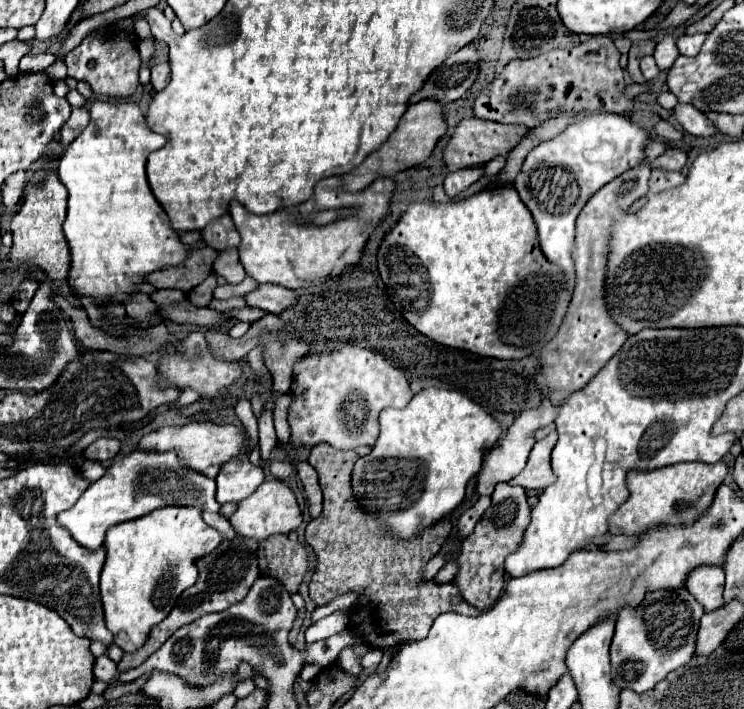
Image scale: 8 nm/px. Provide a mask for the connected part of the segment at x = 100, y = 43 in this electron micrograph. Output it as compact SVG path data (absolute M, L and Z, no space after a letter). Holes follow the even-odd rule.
M115 28L105 36L91 32L83 38L83 42L75 50L71 50L63 58L63 62L67 64L67 76L75 78L77 82L79 80L87 82L97 96L131 98L135 94L135 88L139 86L141 58L135 48L135 32L123 32L121 28ZM91 64L97 64L97 70L91 68Z

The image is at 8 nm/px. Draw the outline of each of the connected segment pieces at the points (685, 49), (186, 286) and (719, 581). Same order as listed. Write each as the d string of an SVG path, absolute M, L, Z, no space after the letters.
M685 34L685 36L681 36L677 40L677 48L679 48L679 52L683 56L697 56L701 46L703 46L703 42L705 42L705 38L707 38L705 34L693 34L693 36Z
M209 246L203 250L191 250L189 260L183 262L179 268L169 266L165 270L157 270L147 276L147 282L151 282L155 288L177 288L189 292L213 272L213 262L217 256L219 252Z
M699 566L687 578L687 590L703 604L705 612L713 612L725 604L723 600L725 572L717 566Z

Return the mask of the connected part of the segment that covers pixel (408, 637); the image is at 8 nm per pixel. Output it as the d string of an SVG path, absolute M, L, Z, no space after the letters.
M319 444L319 446L311 448L309 464L317 470L319 484L323 490L323 512L319 518L311 520L305 530L305 542L313 548L313 552L317 556L315 574L309 584L311 600L317 606L325 606L325 604L333 602L335 596L341 596L347 592L359 594L355 606L349 610L347 630L359 634L359 638L367 646L379 648L379 650L401 646L405 642L423 640L427 636L433 620L443 612L461 612L467 616L479 616L479 614L487 612L489 608L477 610L475 606L467 604L463 600L463 596L459 596L459 588L455 588L453 582L437 584L435 580L423 580L423 576L421 576L425 564L439 552L441 544L451 534L453 526L451 526L449 518L443 518L443 520L435 522L433 526L425 528L423 532L417 532L417 536L413 536L411 540L399 540L399 536L387 532L387 528L383 528L383 524L379 524L375 518L367 518L365 510L355 500L355 494L351 488L351 472L353 472L355 460L367 456L369 452L371 452L369 446L361 446L361 448L349 450L349 452L339 452L339 450L331 448L329 444Z

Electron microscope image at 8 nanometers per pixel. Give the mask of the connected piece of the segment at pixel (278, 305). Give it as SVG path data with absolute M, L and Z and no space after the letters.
M261 284L255 292L247 294L247 304L251 308L263 308L271 314L281 314L287 308L295 306L295 290L287 290L283 286L275 286L275 284Z

